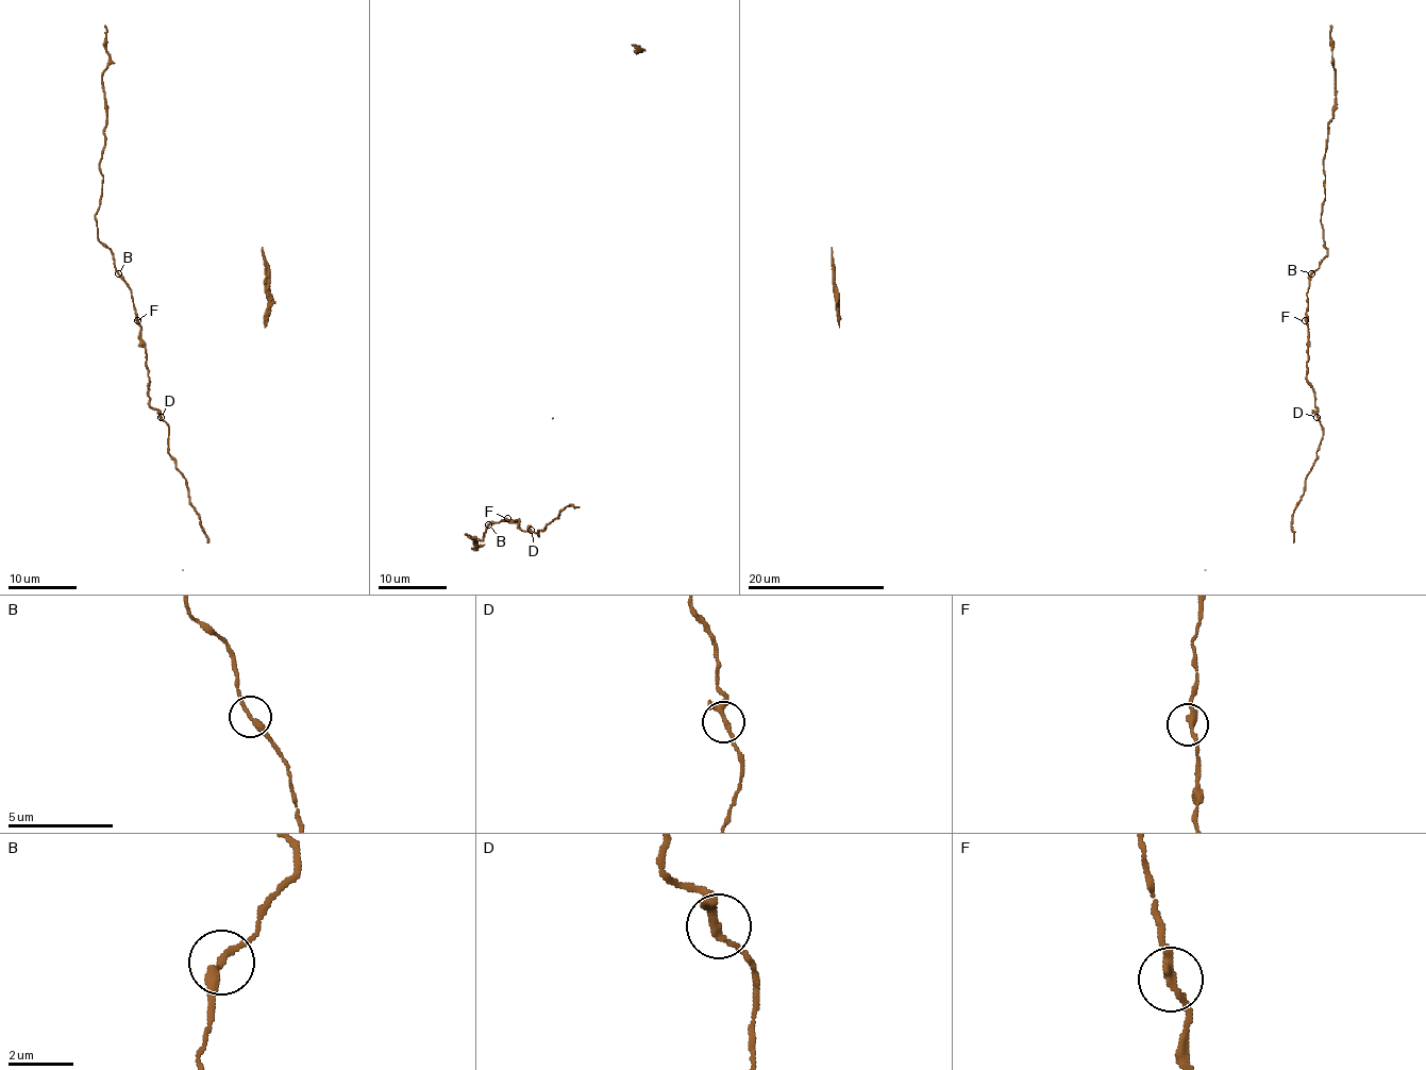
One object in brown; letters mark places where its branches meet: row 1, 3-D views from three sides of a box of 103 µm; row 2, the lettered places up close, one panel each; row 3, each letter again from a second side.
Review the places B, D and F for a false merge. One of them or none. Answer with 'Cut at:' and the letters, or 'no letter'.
Cut at: no letter

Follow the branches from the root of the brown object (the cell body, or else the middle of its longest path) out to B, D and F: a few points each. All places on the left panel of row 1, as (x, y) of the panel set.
B: (207, 542), (187, 481), (168, 451), (168, 425), (149, 405), (146, 343), (132, 291), (118, 274)
D: (207, 542), (200, 517), (190, 503), (187, 481), (168, 451), (168, 425), (161, 417)
F: (207, 542), (200, 517), (190, 503), (187, 481), (168, 451), (168, 425), (149, 405), (146, 343), (137, 320)

